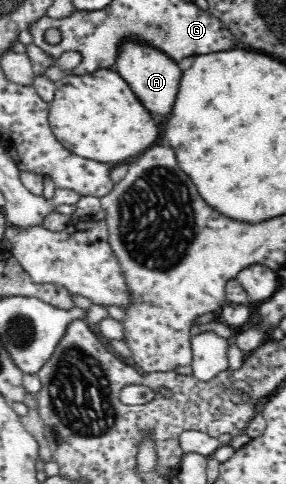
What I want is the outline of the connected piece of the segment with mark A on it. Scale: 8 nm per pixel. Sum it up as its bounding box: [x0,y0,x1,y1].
[114,41,182,118]

